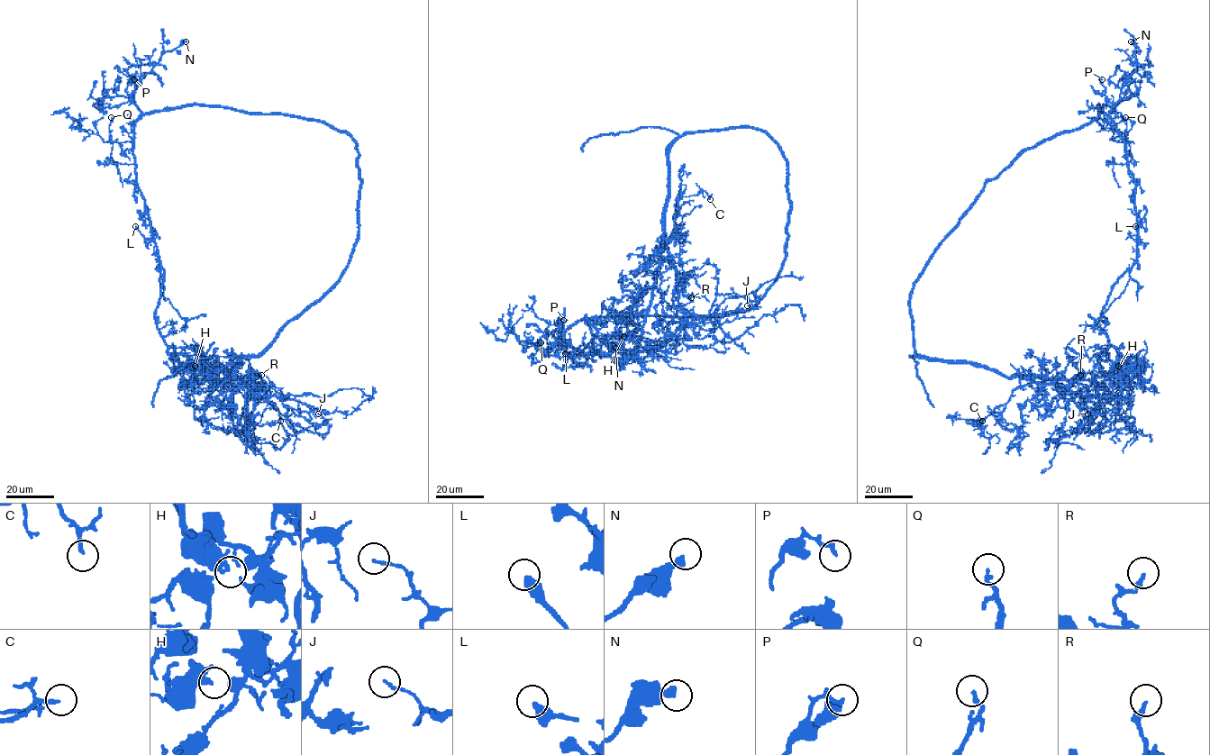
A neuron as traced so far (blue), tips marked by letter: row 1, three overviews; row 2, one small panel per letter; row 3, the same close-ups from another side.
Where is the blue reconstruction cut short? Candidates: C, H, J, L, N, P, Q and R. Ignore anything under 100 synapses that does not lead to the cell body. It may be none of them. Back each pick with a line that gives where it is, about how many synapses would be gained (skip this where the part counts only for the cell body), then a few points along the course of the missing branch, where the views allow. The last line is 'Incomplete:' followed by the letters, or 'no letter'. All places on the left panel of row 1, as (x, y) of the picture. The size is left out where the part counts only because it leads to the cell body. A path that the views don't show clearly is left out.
Incomplete: no letter

